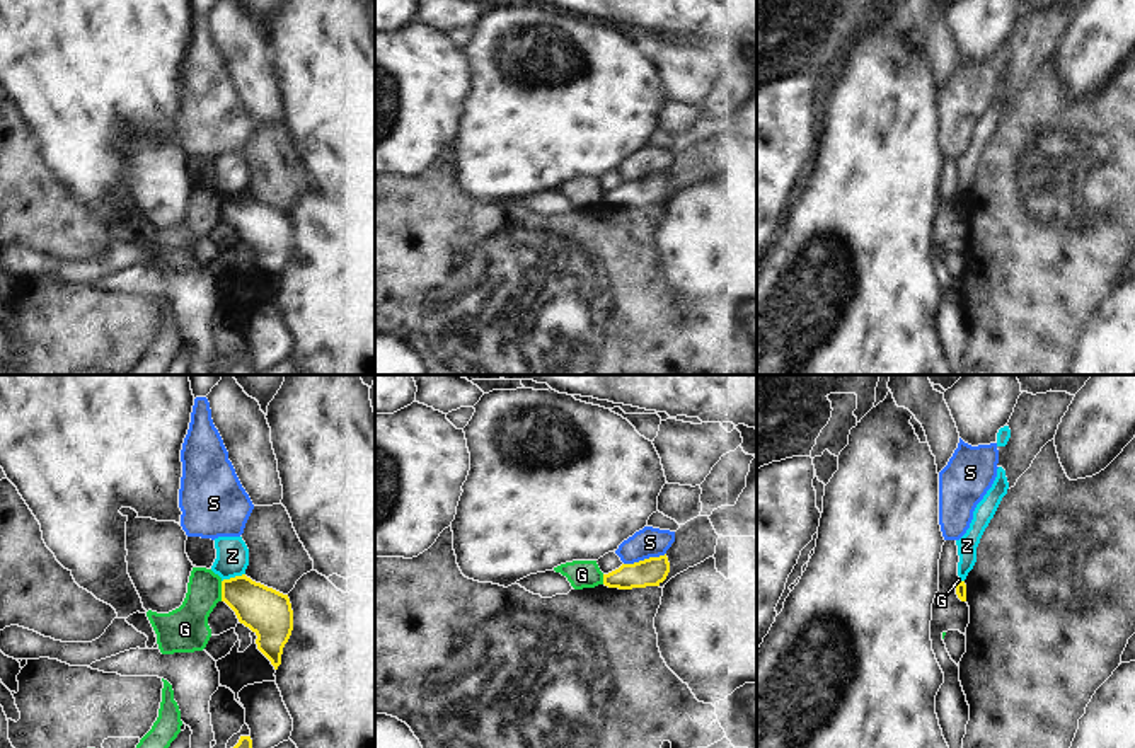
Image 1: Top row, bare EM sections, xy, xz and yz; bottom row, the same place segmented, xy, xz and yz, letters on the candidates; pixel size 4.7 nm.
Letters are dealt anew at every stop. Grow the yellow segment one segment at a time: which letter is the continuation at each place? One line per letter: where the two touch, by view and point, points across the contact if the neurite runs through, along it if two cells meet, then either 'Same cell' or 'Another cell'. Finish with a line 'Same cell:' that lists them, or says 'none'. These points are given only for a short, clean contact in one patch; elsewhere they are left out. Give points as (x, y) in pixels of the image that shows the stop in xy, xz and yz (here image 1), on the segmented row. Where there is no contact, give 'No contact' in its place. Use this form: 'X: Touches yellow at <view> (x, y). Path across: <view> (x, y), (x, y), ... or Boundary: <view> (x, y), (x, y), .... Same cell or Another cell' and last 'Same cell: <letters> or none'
G: Touches yellow at xy (222, 592). Boundary: xy (220, 581), (222, 600). Another cell
S: Touches yellow at xz (645, 559). Boundary: xz (665, 552), (624, 564). Another cell
Z: Touches yellow at xy (232, 578). Boundary: xy (244, 573), (222, 581). Another cell
Same cell: none.

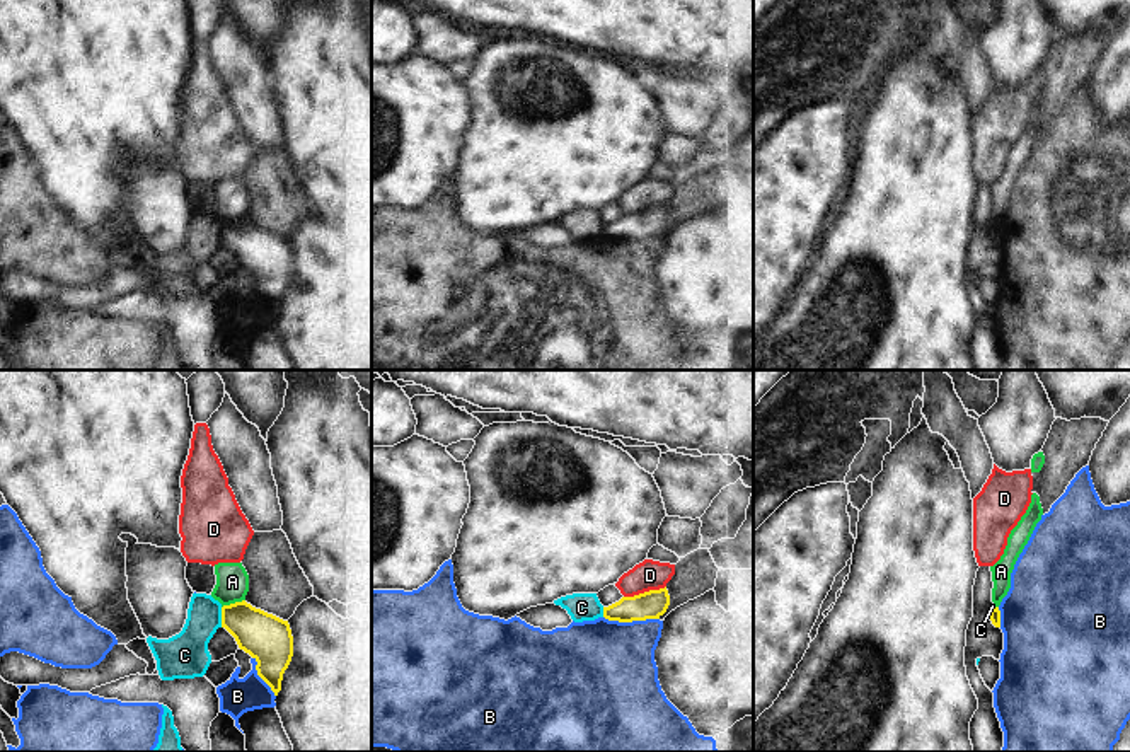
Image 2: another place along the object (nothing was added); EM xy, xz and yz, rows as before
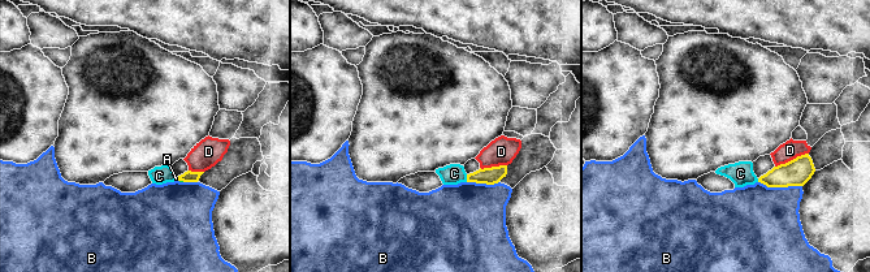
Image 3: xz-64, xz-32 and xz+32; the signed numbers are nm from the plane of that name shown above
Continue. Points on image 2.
A: Touches yellow at xy (232, 604). Boundary: xy (244, 599), (222, 607). Another cell
B: Touches yellow at xz (631, 621). Another cell
C: Touches yellow at xy (222, 618). Boundary: xy (220, 607), (222, 626). Another cell
D: Touches yellow at xz (645, 592). Boundary: xz (665, 585), (624, 597). Another cell
Same cell: none.

